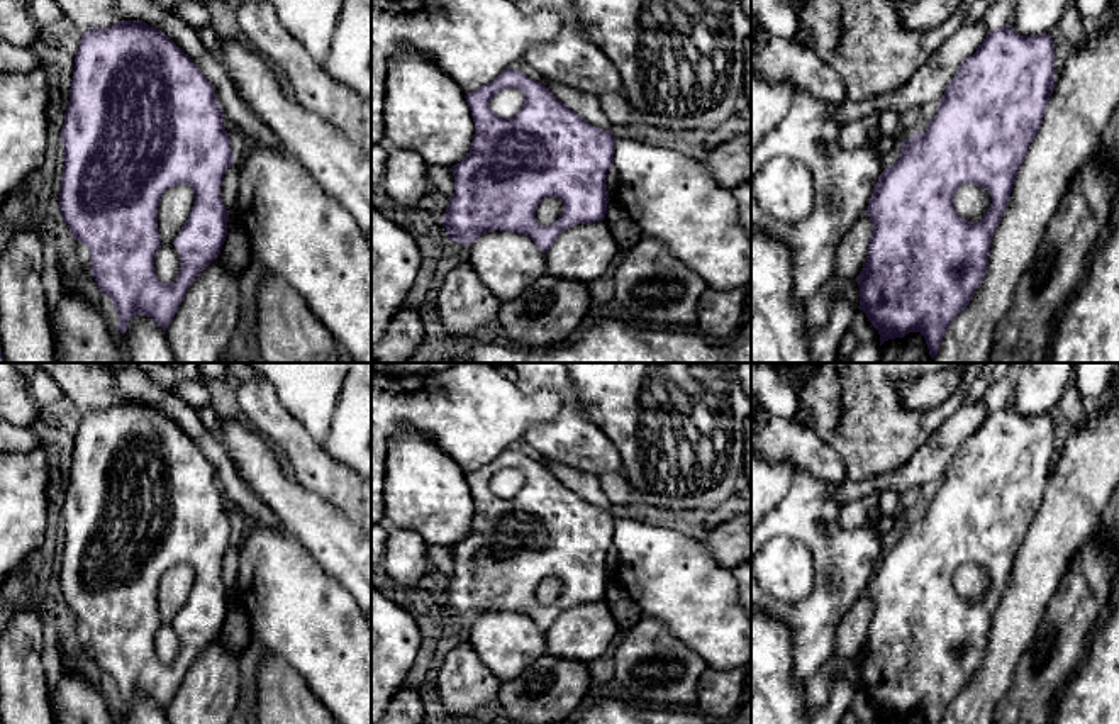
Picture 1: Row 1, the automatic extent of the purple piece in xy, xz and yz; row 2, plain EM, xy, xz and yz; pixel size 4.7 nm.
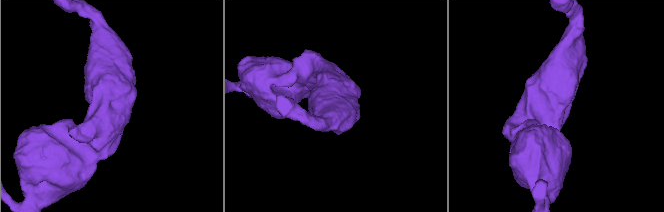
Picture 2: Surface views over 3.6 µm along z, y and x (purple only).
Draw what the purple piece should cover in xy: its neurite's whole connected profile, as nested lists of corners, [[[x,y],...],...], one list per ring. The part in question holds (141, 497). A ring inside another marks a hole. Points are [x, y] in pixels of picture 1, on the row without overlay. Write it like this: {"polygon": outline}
{"polygon": [[[122,400],[86,410],[75,434],[61,524],[61,595],[71,617],[90,629],[92,654],[119,692],[115,709],[124,716],[129,700],[146,693],[166,710],[190,665],[219,638],[227,615],[220,566],[236,537],[215,466],[166,414],[146,402]],[[183,563],[193,568],[195,582],[173,621],[180,653],[164,663],[154,648],[163,626],[158,587],[168,568]]]}

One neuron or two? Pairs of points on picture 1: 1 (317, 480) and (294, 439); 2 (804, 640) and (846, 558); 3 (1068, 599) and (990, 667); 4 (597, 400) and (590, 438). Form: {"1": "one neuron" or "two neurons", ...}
{"1": "one neuron", "2": "one neuron", "3": "two neurons", "4": "two neurons"}

